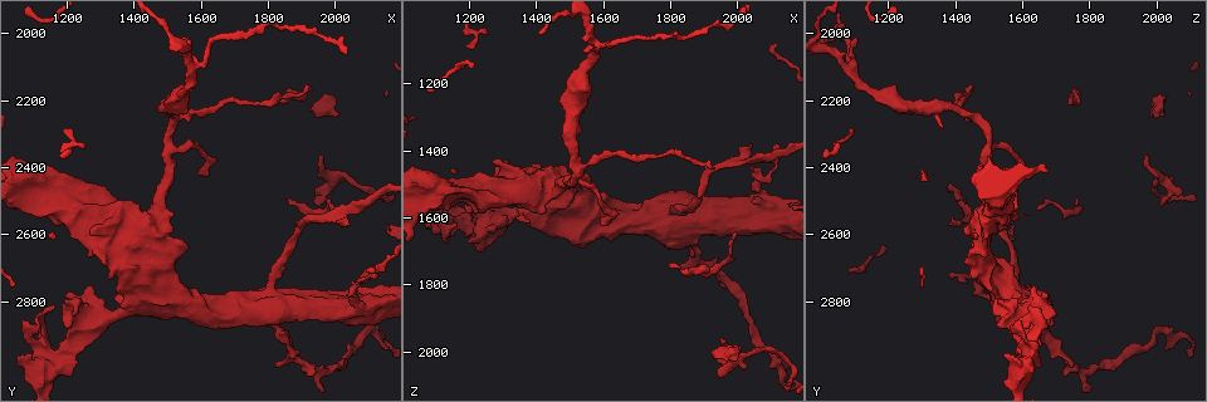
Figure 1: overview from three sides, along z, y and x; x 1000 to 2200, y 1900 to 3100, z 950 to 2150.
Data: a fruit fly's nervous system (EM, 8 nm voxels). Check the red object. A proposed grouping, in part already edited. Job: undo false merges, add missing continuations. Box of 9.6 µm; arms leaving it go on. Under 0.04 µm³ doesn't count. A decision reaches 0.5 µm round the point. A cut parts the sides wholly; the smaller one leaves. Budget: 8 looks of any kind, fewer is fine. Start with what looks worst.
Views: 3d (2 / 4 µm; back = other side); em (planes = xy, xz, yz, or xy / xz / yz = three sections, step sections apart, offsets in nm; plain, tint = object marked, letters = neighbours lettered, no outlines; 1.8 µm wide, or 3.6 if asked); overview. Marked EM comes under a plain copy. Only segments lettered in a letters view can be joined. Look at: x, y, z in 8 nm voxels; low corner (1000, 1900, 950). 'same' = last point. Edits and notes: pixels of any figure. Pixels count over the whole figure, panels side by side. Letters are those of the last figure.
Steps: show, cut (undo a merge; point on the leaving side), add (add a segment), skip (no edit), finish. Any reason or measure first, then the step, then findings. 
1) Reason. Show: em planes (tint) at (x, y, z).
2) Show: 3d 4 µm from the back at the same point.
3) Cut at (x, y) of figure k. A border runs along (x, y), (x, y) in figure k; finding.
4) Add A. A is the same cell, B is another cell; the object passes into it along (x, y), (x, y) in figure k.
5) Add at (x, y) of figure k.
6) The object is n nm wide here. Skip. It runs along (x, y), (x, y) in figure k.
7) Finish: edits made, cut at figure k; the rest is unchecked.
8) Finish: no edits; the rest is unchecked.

An open end. Show: 3d 4 µm at (1130, 2880, 1600).

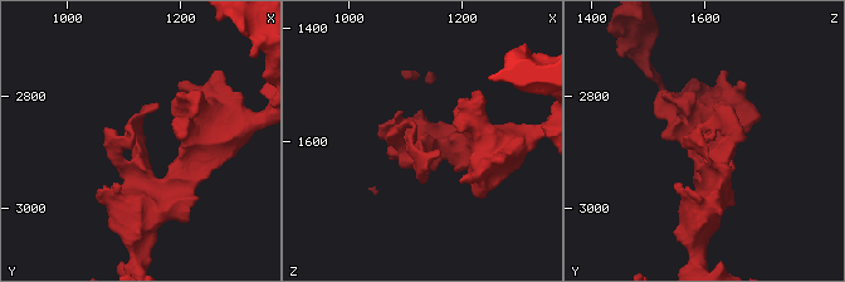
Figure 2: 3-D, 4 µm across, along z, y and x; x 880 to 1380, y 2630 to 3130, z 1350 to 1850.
Show: em 3.6 µm xz step 16 (letters) at (1120, 2885, 1595).

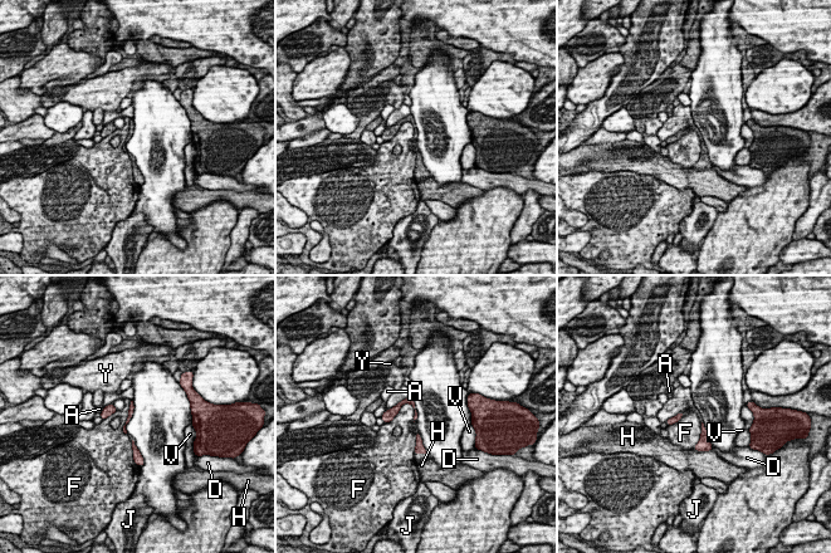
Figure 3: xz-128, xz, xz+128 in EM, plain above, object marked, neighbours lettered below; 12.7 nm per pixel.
The longest contact is with F, 440 nm. Skip. A, D, F, H, J, V and Y are other cells; a border runs along (415, 410), (404, 404), (385, 422) in figure 3; no lettered segment goes on from it.

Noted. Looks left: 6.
Arms part here. Show: 3d 2 µm at (1570, 2100, 1090).

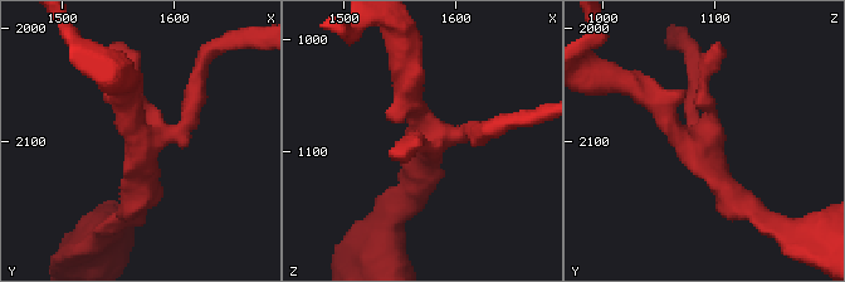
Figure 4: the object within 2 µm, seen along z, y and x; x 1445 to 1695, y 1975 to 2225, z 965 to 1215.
Show: em planes (letters) at (1574, 2106, 1086).

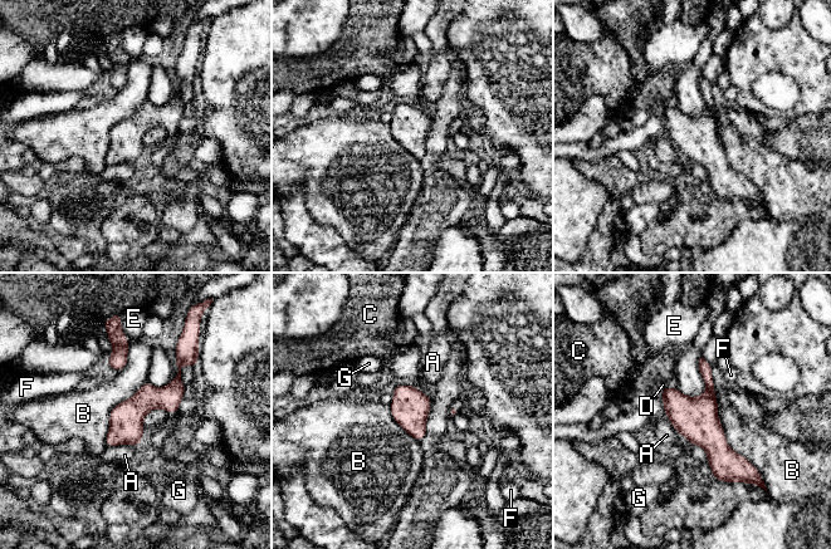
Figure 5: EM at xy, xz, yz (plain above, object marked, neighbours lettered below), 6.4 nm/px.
Skip. A, B, C, D, E, F and G are other cells; a border runs along (714, 387), (726, 442), (759, 471) in figure 5; all the same neuron.

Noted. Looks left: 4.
Show: em 3.6 µm planes (letters) at (2060, 2810, 1540).

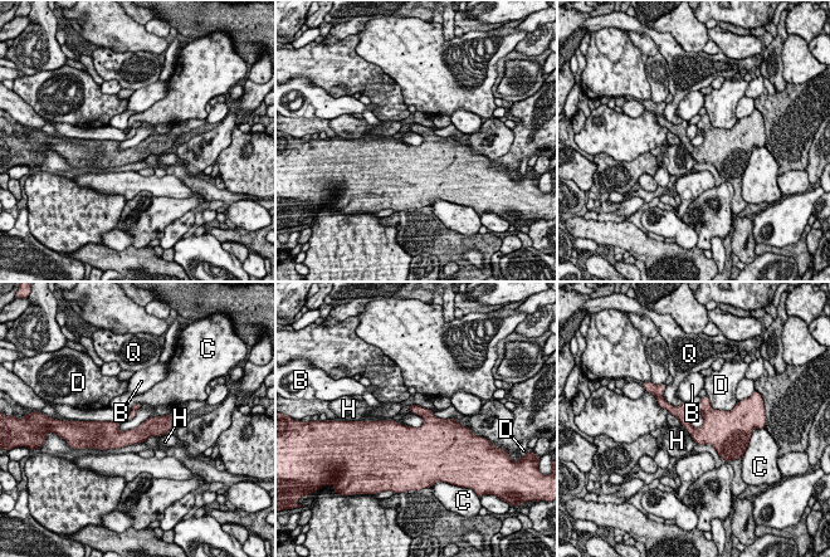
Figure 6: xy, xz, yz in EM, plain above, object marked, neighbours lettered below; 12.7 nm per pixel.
Skip. B, C, D, H and Q are other cells; it runs along (171, 421), (137, 435), (98, 424) in figure 6; all the same neuron.

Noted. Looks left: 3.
Finish: no edits; the rest is unchecked.

